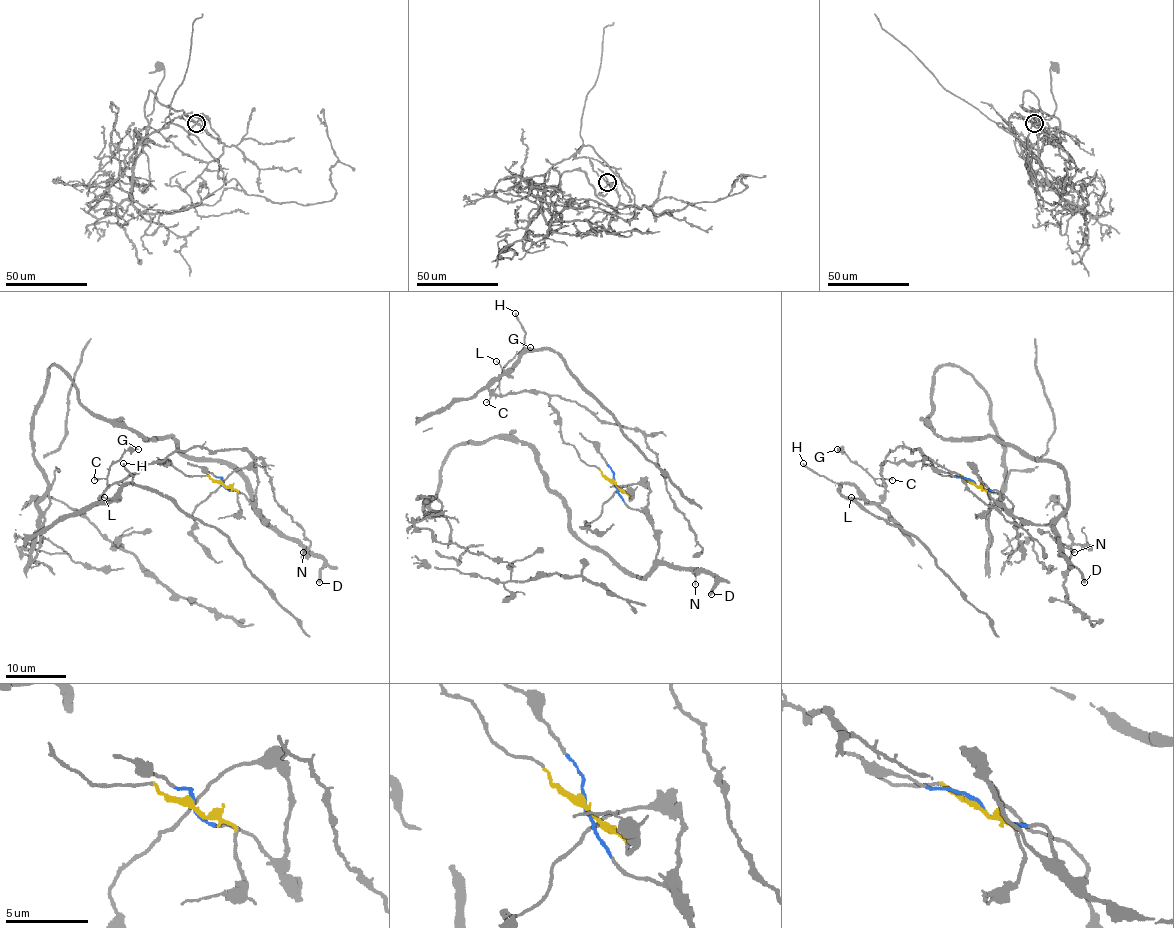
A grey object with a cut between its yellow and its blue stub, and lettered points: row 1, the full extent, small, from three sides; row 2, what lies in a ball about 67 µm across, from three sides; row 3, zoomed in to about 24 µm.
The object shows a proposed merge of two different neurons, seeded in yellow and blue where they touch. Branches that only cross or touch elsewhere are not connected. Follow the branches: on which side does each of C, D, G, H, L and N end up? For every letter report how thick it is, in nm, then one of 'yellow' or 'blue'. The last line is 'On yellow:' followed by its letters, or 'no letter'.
C: calibre 110 nm; yellow
D: calibre 280 nm; blue
G: calibre 300 nm; yellow
H: calibre 190 nm; yellow
L: calibre 110 nm; yellow
N: calibre 120 nm; blue
On yellow: C, G, H, L

